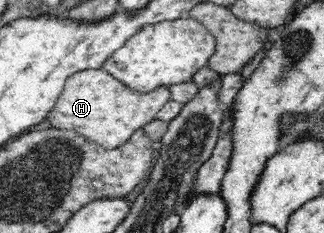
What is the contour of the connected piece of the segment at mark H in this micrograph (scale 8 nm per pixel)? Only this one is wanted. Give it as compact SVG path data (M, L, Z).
M102 68L84 70L64 81L61 95L46 119L55 129L73 131L103 147L113 148L128 141L137 129L155 119L159 107L169 99L168 86L140 92L127 87Z

